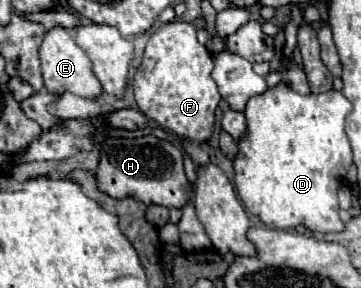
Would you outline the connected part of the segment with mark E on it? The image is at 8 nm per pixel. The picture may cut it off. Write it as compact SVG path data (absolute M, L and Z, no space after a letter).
M53 27L53 31L47 31L41 49L41 67L43 67L43 79L45 87L53 95L63 95L63 93L75 93L83 99L97 99L101 95L101 83L93 75L93 65L89 63L89 57L85 51L75 43L73 35L63 29L63 27Z

